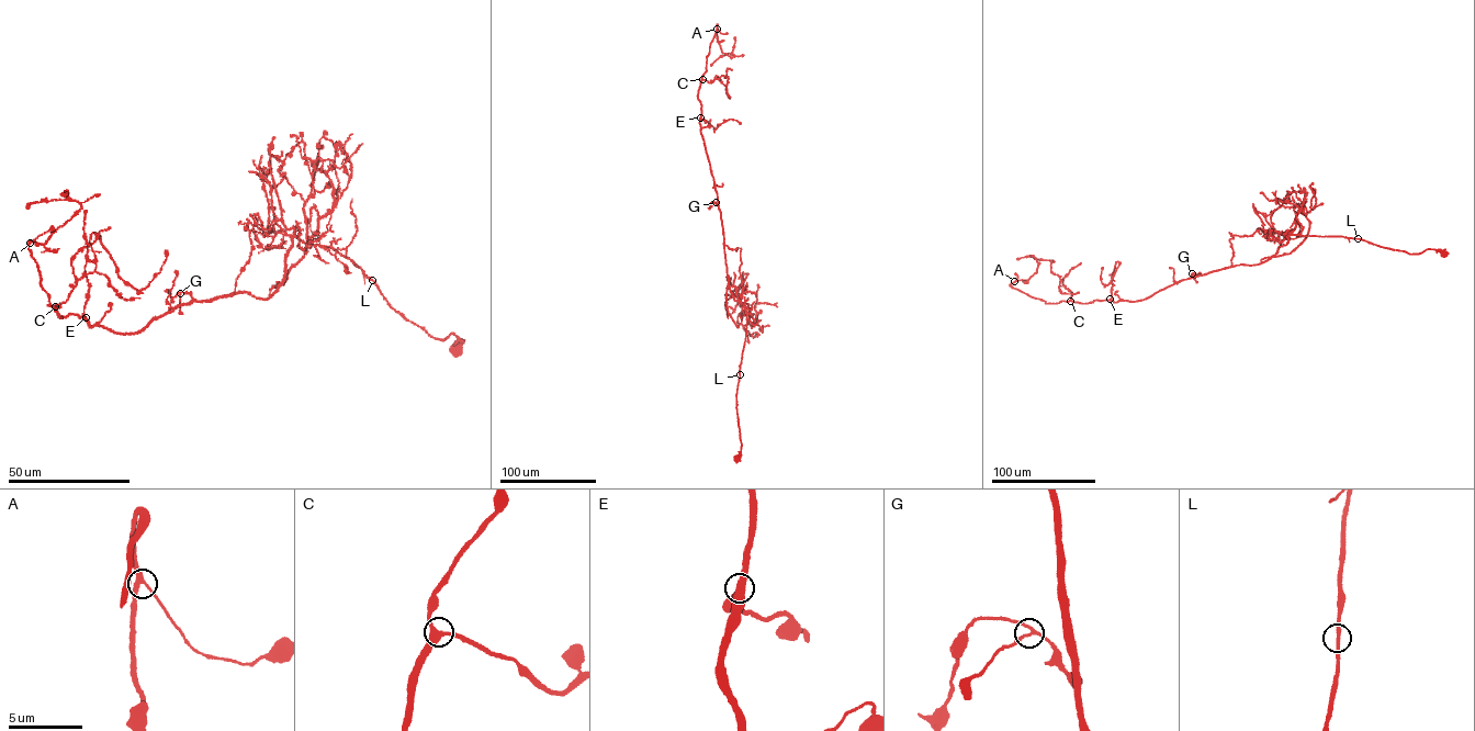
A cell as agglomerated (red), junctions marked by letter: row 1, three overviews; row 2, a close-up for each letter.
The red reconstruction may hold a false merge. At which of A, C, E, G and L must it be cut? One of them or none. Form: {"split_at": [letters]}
{"split_at": []}

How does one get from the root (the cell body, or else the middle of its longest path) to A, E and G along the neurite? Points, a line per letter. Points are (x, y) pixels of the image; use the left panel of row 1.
A: (457, 348), (295, 236), (267, 299), (193, 300), (127, 334), (58, 316), (30, 243)
E: (457, 348), (295, 236), (267, 299), (193, 300), (127, 334), (86, 317)
G: (457, 348), (453, 334), (437, 339), (393, 310), (351, 260), (295, 236), (267, 299), (180, 293)

